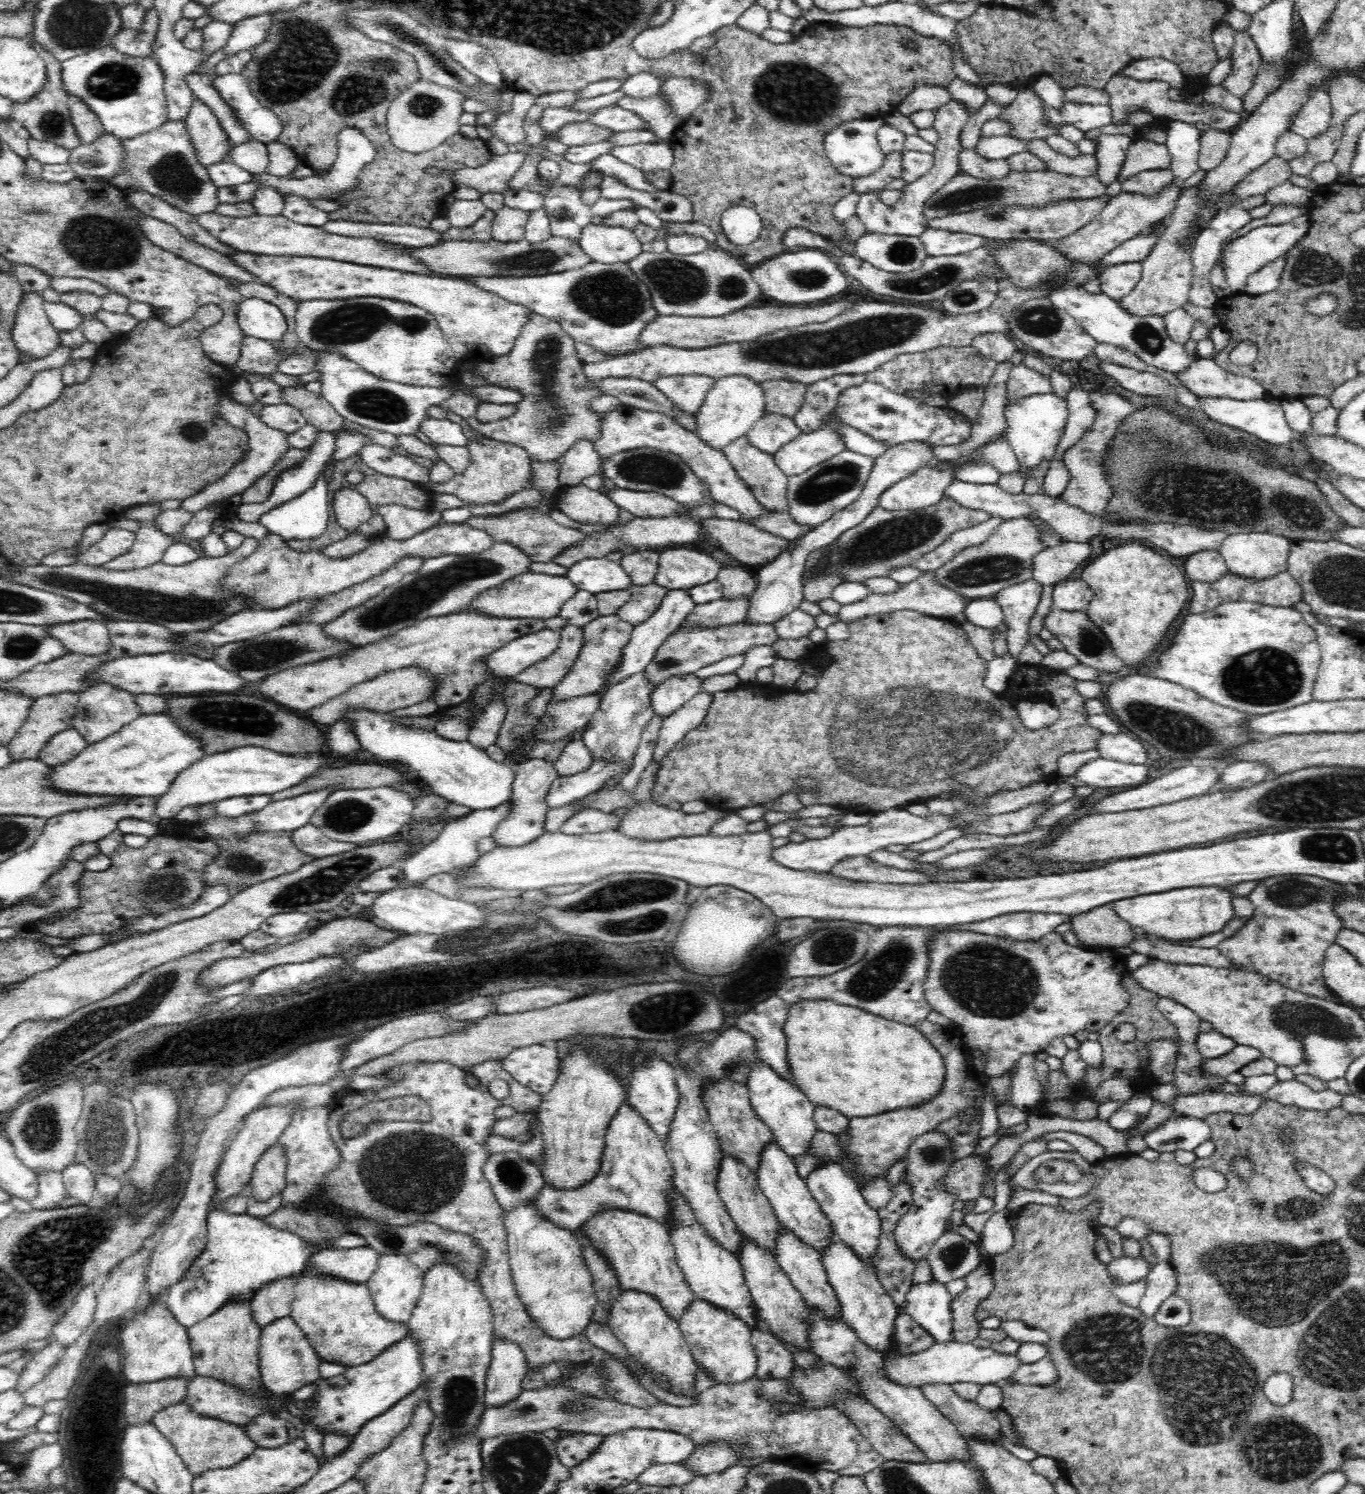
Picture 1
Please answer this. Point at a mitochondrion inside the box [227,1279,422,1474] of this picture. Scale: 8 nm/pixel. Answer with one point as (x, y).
(269, 1432)

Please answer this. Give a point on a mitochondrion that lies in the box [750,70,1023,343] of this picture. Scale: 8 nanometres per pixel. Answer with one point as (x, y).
(967, 196)

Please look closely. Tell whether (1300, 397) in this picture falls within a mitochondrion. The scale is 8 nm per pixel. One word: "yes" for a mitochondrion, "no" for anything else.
no

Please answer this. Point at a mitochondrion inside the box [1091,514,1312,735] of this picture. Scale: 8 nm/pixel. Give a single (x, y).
(1268, 675)

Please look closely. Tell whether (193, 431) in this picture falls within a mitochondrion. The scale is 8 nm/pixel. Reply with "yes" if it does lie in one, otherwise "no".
yes

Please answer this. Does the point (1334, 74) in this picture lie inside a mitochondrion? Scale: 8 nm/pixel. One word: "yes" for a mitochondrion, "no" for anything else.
no

